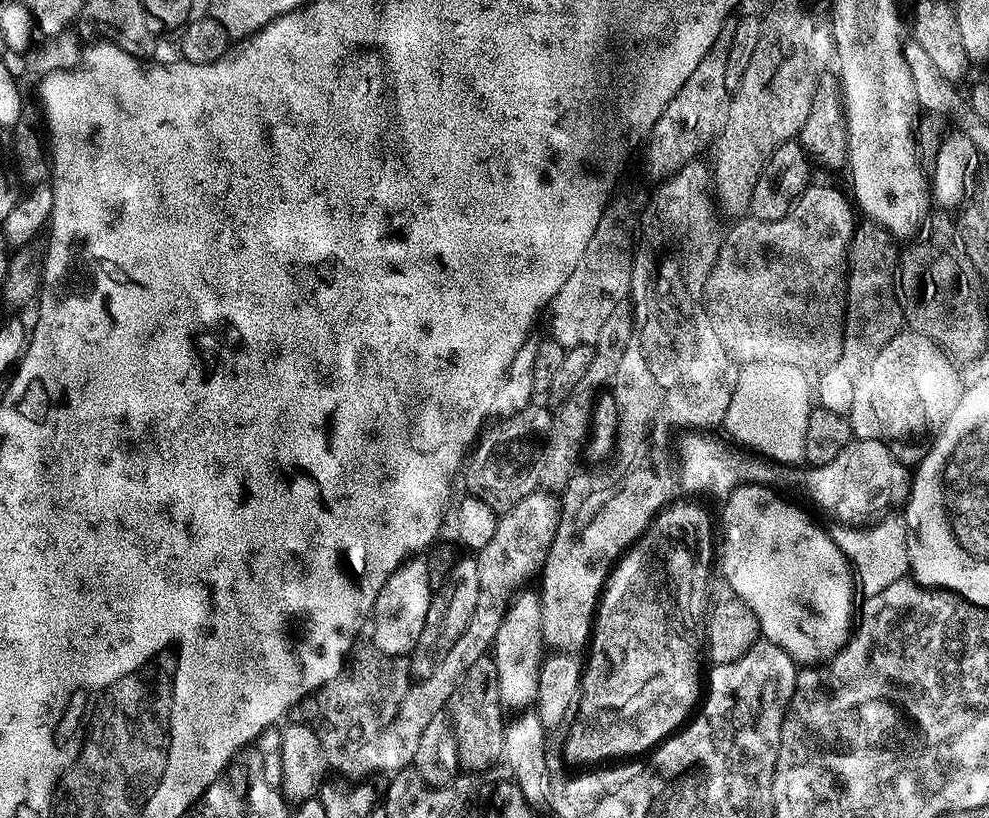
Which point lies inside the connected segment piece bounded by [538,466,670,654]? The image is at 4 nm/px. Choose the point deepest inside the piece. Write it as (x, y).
(575, 575)

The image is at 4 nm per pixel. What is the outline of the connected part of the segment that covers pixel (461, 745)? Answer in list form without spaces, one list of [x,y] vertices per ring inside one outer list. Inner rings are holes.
[[[491,655],[478,658],[470,670],[456,683],[454,694],[448,700],[446,715],[452,721],[452,729],[456,735],[458,746],[458,762],[460,768],[469,773],[483,773],[496,759],[501,759],[504,750],[504,733],[501,709],[498,707],[496,695],[495,662]]]

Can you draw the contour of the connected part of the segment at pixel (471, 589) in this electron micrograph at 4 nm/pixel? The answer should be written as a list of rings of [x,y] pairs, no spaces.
[[[464,554],[464,557],[453,566],[444,580],[444,585],[437,587],[432,593],[430,610],[426,610],[426,620],[422,622],[422,630],[418,634],[416,644],[410,653],[410,672],[413,677],[419,678],[428,676],[438,662],[458,642],[458,638],[466,630],[474,610],[478,606],[480,597],[480,579],[476,573],[476,561],[471,555]]]

